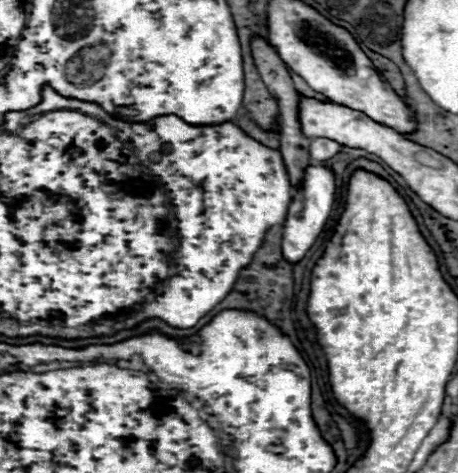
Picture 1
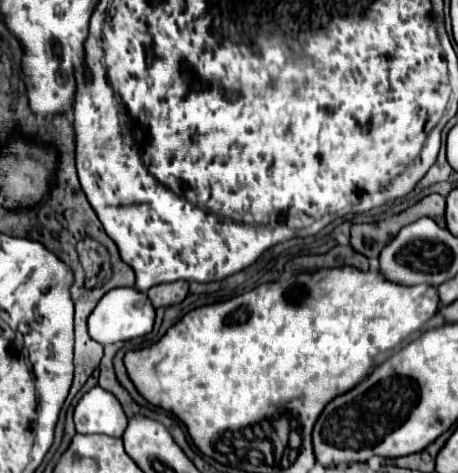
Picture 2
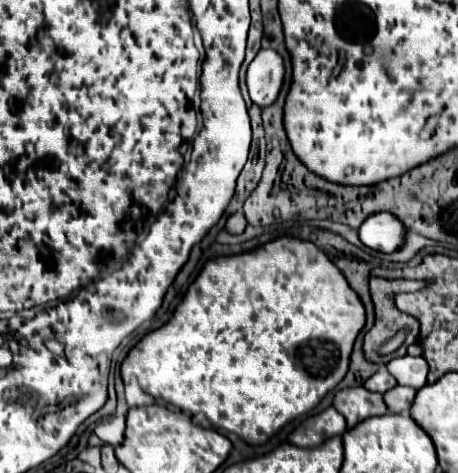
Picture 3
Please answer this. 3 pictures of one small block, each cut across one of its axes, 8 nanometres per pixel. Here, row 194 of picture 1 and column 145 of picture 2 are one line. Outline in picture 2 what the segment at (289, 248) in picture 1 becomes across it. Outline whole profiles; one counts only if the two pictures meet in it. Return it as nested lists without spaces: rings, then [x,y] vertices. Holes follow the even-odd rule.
[[[114,288],[108,294],[104,294],[104,298],[98,302],[94,312],[90,314],[88,330],[96,342],[106,346],[106,344],[124,342],[124,340],[148,334],[154,326],[154,318],[156,318],[154,306],[144,292],[136,288]]]

